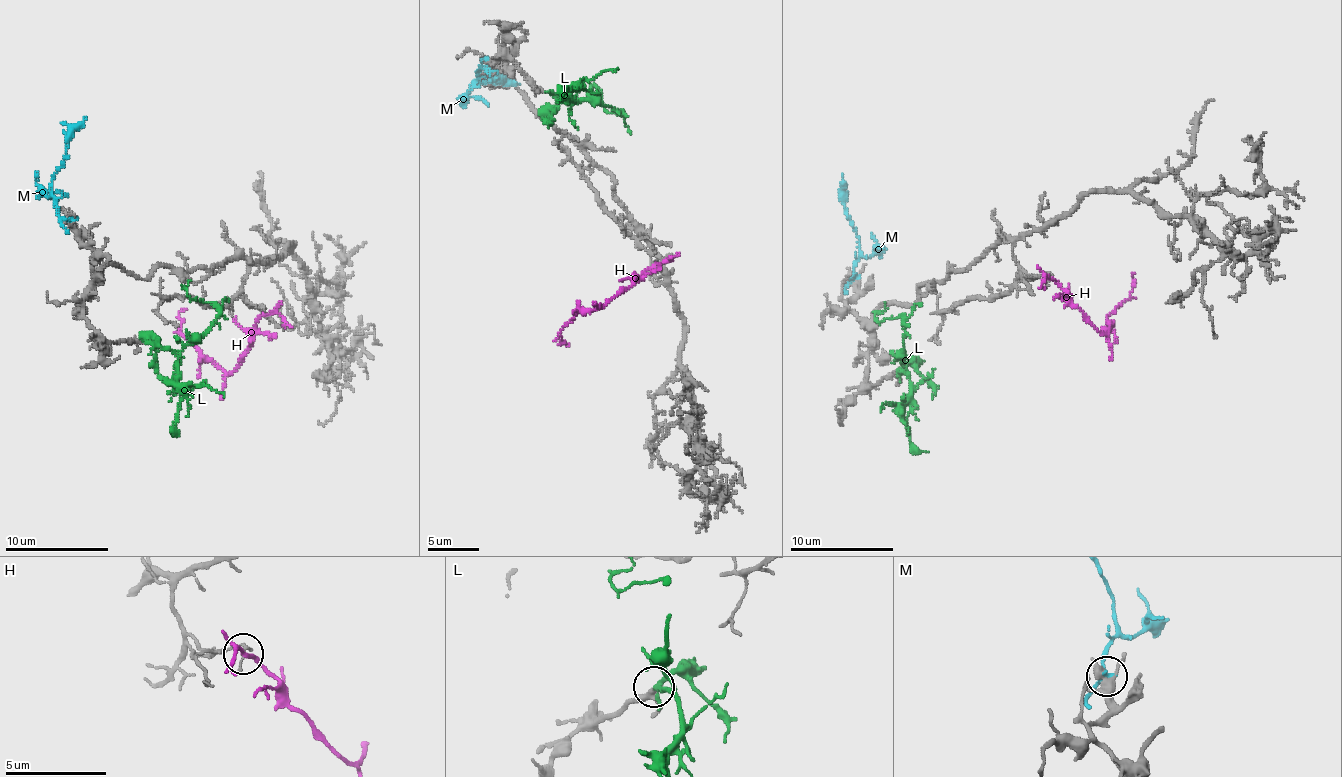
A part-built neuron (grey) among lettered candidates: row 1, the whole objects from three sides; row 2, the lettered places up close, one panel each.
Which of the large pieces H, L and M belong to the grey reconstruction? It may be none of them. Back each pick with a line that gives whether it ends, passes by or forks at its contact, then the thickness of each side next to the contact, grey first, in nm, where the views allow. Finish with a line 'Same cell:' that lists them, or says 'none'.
L: It forks there. Thickness 130 nm (grey) against 150 nm
Same cell: L

